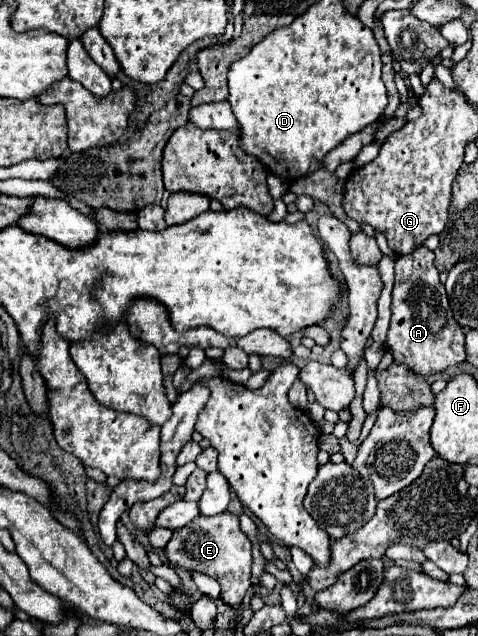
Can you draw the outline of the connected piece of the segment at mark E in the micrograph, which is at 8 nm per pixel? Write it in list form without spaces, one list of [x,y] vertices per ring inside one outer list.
[[[231,512],[217,516],[197,516],[187,526],[173,532],[173,538],[165,546],[165,556],[173,568],[187,572],[201,572],[215,578],[221,584],[219,600],[227,606],[239,606],[245,592],[251,588],[251,540],[239,528],[239,518]]]

